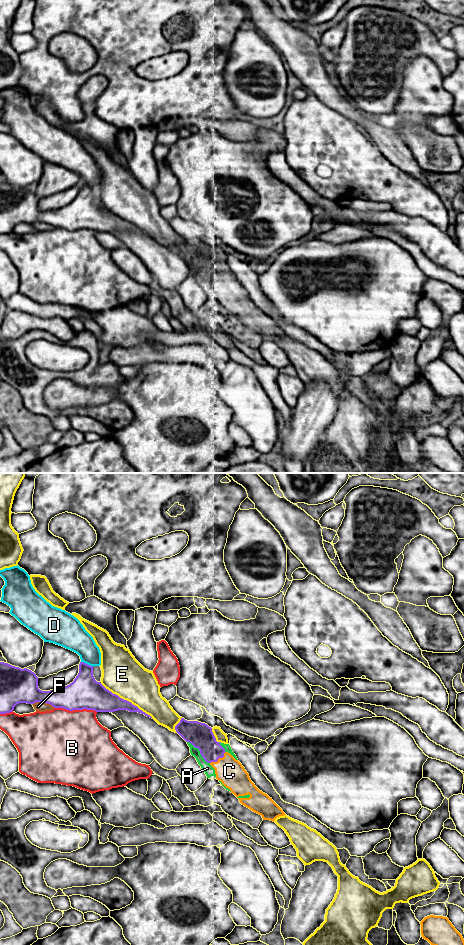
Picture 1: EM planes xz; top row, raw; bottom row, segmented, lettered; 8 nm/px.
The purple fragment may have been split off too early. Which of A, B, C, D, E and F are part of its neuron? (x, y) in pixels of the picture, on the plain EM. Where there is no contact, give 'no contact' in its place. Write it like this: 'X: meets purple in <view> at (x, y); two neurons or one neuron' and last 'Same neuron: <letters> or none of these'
A: meets purple in xz at (199, 270); two neurons
B: meets purple in xz at (75, 229); two neurons
C: meets purple in xz at (218, 278); one neuron
D: meets purple in xz at (87, 184); two neurons
E: meets purple in xz at (126, 220); two neurons
F: meets purple in xz at (43, 222); two neurons
Same neuron: C

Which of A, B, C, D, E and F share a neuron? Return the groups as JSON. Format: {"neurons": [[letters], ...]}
{"neurons": [["A", "E"], ["B"], ["C"], ["D"], ["F"]]}

